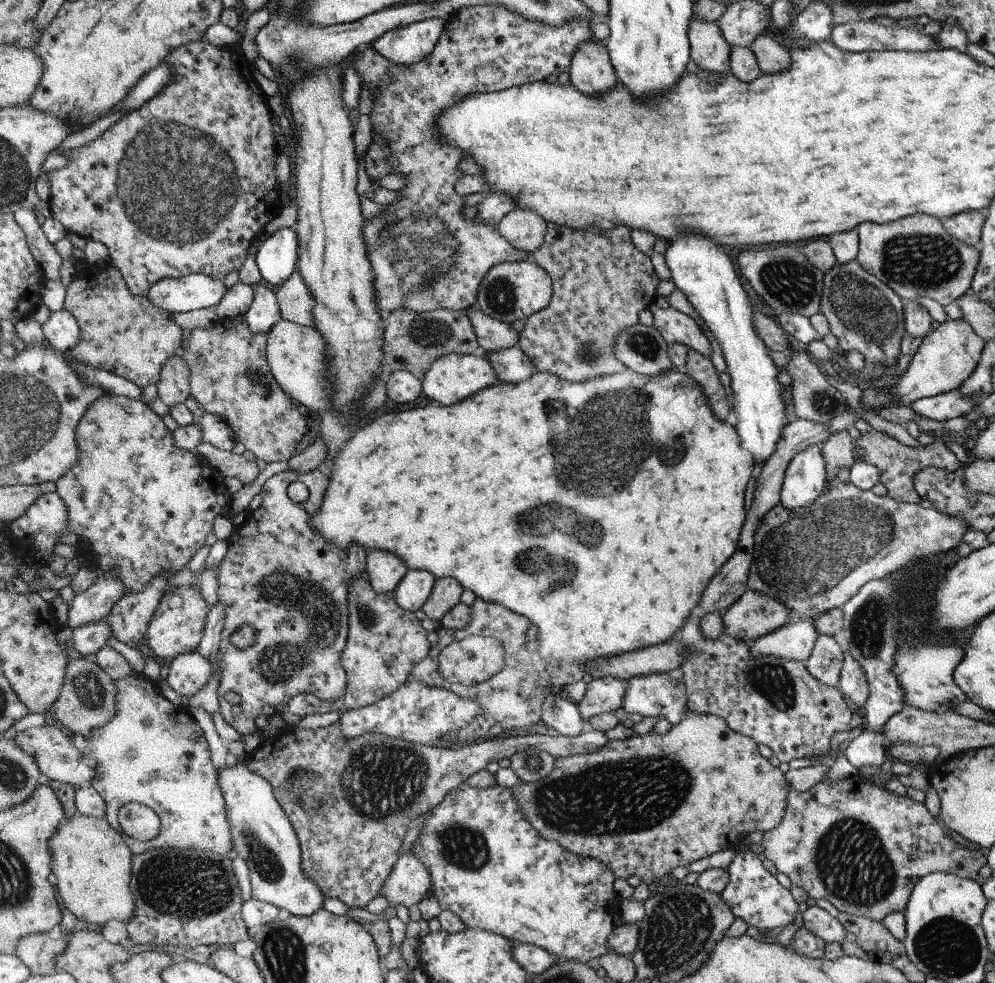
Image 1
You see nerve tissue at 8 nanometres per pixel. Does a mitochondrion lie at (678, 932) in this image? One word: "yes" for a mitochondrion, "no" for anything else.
yes

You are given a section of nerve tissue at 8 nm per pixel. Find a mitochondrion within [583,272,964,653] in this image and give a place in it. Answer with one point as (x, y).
(819, 547)

